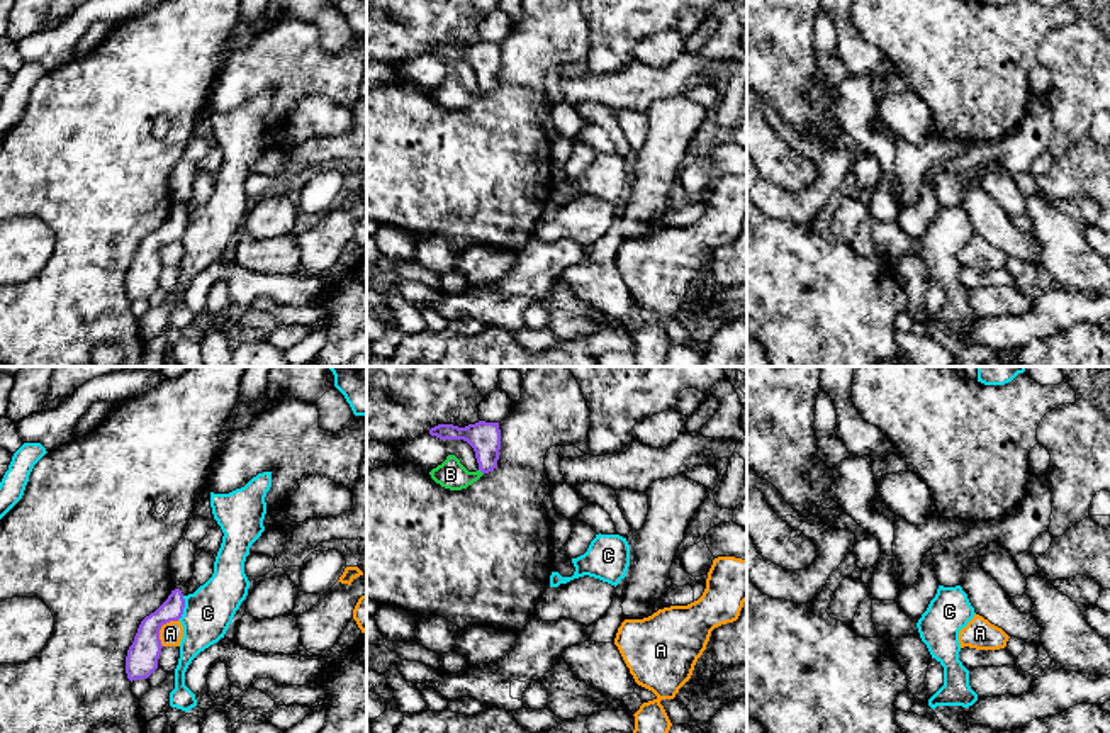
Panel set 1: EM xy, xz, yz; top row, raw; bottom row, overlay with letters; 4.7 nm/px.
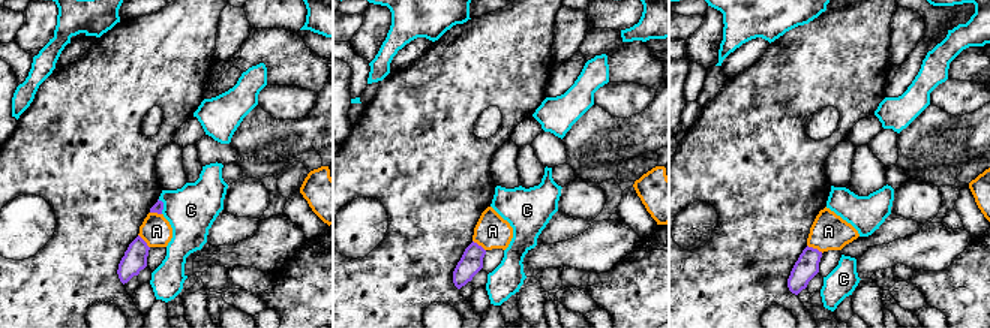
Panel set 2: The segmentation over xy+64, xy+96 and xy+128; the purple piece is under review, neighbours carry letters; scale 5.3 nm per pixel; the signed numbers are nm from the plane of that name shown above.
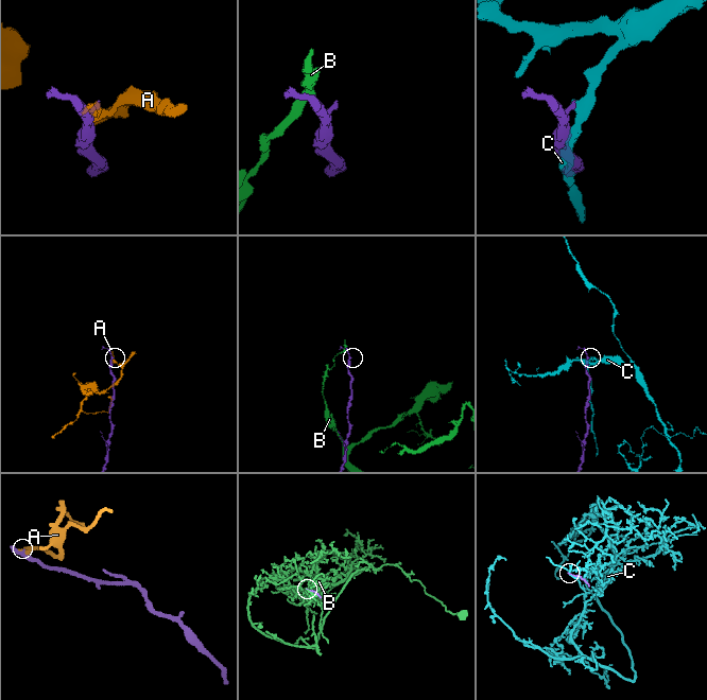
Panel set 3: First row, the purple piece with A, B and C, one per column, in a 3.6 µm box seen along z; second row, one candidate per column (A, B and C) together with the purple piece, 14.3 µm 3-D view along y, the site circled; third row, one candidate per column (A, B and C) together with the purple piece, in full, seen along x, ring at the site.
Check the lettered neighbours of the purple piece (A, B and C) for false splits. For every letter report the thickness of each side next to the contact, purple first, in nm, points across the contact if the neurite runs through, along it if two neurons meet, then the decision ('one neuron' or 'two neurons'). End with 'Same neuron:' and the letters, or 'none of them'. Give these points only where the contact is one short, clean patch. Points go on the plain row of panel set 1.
A: 150 nm thick on the purple side, 110 nm on the other; two neurons
B: 150 nm thick on the purple side, 140 nm on the other; border along xz (479, 89), (482, 94); two neurons
C: 130 nm thick on the purple side, 240 nm on the other; two neurons
Same neuron: none of them

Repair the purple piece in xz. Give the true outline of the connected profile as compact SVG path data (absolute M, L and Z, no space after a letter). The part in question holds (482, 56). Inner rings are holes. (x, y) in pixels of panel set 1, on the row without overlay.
M479 41L465 48L453 44L438 44L429 49L431 56L440 59L463 59L474 71L482 93L489 93L497 87L501 70L499 42Z

